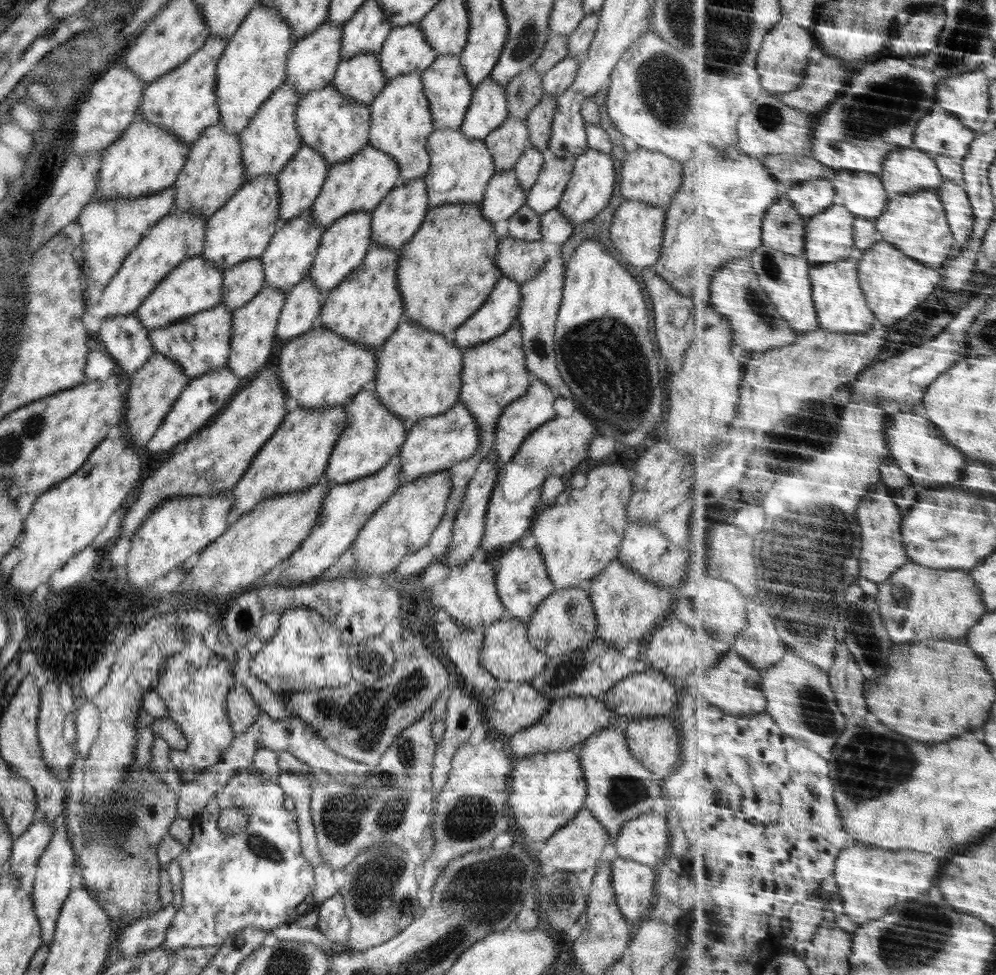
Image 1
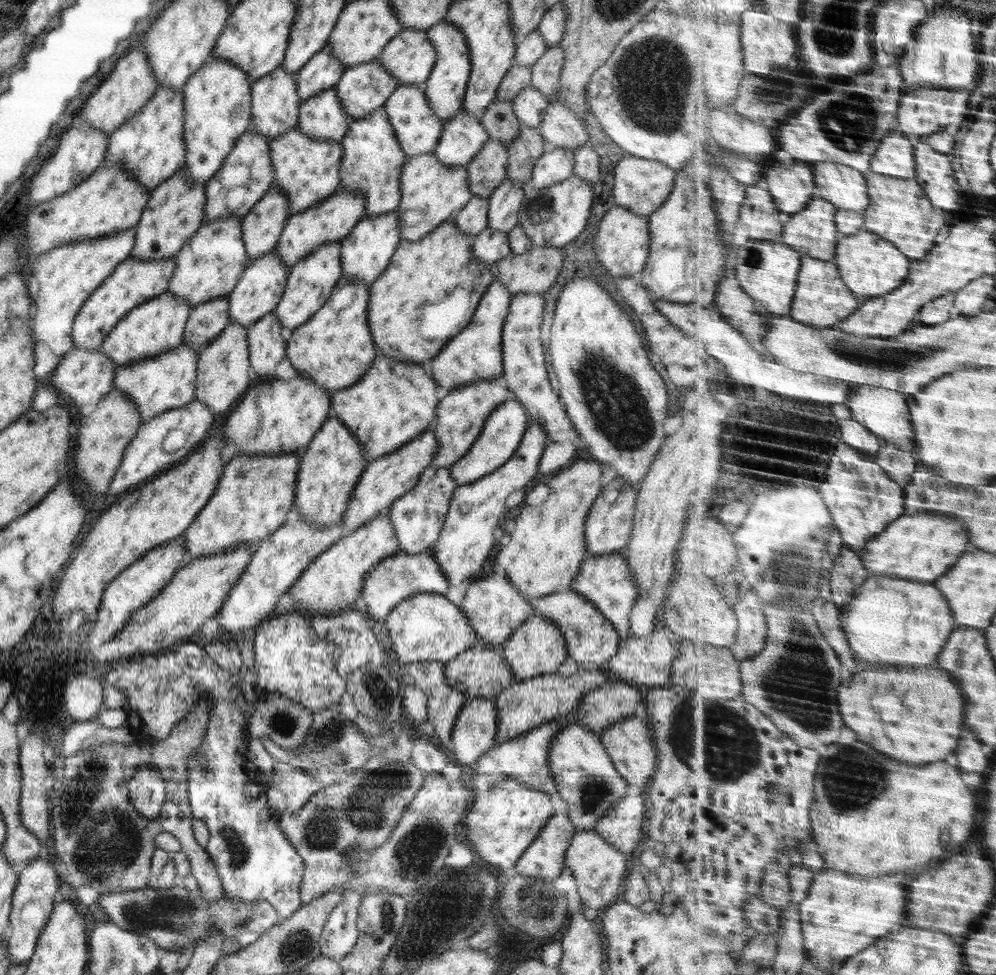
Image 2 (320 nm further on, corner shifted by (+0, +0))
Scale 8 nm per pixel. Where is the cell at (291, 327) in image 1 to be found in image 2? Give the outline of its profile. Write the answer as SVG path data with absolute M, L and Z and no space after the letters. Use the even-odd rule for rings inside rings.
M270 312L247 326L249 361L256 381L275 378L275 368L286 356L287 331Z

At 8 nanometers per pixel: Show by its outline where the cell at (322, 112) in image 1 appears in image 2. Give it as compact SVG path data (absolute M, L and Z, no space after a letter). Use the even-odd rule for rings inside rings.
M298 126L288 133L270 141L270 161L274 165L273 185L280 188L290 203L290 214L308 211L320 205L337 192L340 186L340 162L342 162L342 142L316 141L302 133Z

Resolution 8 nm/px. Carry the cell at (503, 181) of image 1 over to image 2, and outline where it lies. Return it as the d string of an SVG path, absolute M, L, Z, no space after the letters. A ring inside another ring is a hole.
M473 195L470 202L462 210L452 214L450 219L456 223L460 232L474 237L487 227L489 206L488 197Z

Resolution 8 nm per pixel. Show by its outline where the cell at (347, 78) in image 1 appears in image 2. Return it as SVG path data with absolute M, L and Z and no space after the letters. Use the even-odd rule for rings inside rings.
M335 87L322 91L308 100L300 102L297 126L310 139L340 143L349 124L351 116L341 106Z

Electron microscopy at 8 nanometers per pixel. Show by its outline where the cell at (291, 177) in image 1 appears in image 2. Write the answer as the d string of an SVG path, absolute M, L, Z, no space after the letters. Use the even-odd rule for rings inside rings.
M272 184L264 197L241 220L242 240L250 262L275 250L290 215L286 195Z

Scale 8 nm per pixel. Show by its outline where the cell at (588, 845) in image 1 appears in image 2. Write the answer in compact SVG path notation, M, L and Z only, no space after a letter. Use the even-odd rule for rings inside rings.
M554 814L515 864L519 874L553 882L565 867L564 857L576 832L569 815Z

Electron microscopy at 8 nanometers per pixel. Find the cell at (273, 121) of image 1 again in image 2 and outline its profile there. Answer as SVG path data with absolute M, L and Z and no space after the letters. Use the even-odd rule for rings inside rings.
M249 128L238 139L222 167L216 175L205 184L208 196L207 207L204 208L204 222L210 223L226 216L243 217L264 197L273 184L274 165L270 161L270 142L262 134Z

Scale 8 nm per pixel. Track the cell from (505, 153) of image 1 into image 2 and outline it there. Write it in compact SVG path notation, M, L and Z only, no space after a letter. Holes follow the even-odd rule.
M489 139L466 166L470 193L490 197L507 176L508 148L504 143Z

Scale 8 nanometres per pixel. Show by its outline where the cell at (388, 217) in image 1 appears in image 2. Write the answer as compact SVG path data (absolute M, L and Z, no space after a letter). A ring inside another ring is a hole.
M396 210L378 216L362 217L340 243L344 279L363 282L369 286L384 273L401 240Z

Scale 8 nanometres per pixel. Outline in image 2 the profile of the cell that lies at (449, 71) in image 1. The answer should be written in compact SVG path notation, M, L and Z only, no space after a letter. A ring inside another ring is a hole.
M415 84L399 85L383 104L389 123L396 133L396 139L407 158L428 155L434 152L443 133L444 121L440 120L433 108L429 107L422 86Z

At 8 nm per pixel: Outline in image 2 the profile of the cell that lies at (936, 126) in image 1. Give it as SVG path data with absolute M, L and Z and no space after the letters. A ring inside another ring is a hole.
M909 87L903 96L899 110L899 132L915 141L926 139L938 132L944 132L950 125L957 125L966 120L970 108L970 92L966 89L933 89Z

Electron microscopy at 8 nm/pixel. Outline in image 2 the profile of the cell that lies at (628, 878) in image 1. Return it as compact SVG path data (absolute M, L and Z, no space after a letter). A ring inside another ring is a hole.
M594 830L576 831L565 852L565 867L572 870L578 886L581 904L585 907L606 909L623 892L628 859L626 853L616 850Z

